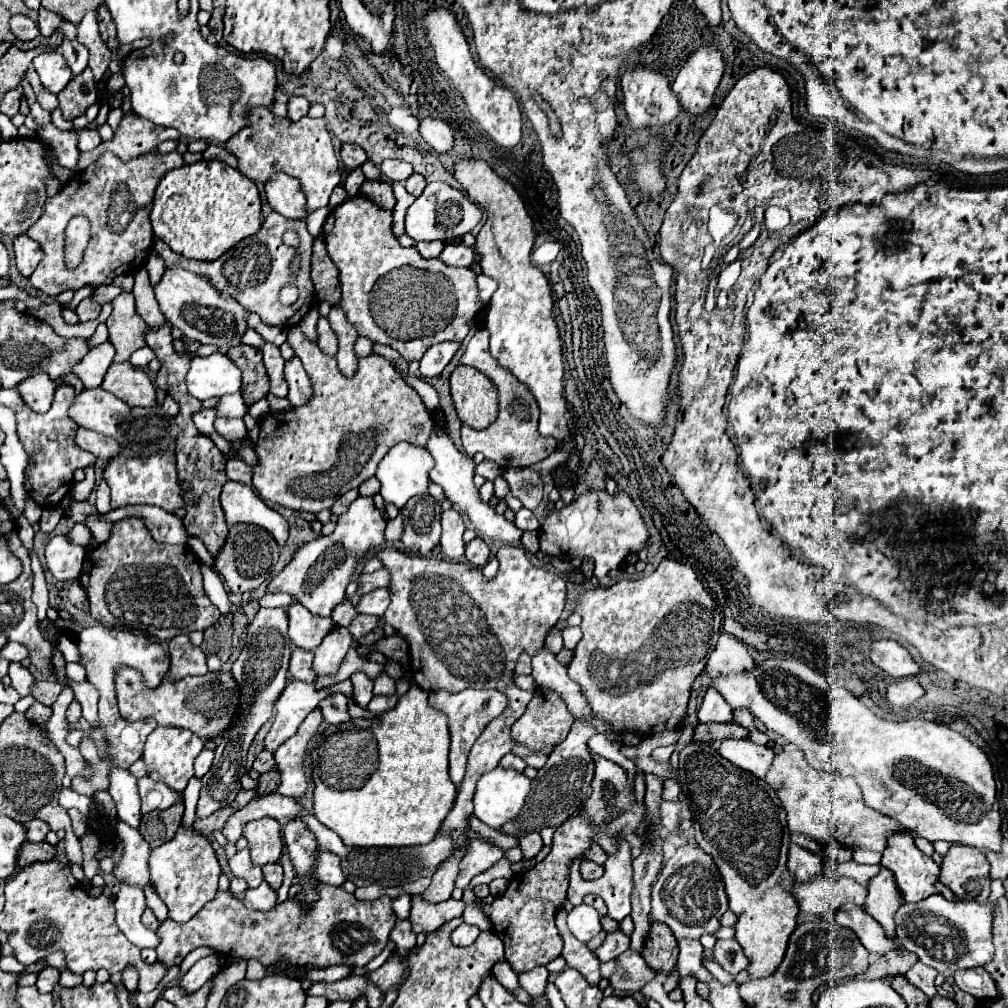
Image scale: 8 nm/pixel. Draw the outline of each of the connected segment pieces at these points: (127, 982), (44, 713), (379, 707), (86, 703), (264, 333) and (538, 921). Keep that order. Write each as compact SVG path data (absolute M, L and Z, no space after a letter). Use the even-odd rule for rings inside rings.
M127 967L122 973L122 981L128 992L135 991L139 980L139 973L134 967Z
M35 703L27 713L25 713L31 721L35 723L41 723L41 721L47 721L51 717L51 707L45 707L41 703Z
M396 694L388 697L383 695L373 696L367 709L373 713L382 714L393 709L397 704L397 701L398 696Z
M67 677L67 685L73 689L73 693L75 693L75 701L81 703L83 717L85 717L87 721L95 721L95 717L97 717L99 691L97 691L89 681L77 683L77 681L73 681L73 679L69 679L69 677Z
M251 313L249 321L251 321L251 329L255 329L267 343L273 343L273 345L279 347L281 343L287 341L287 329L285 327L269 327L255 313Z
M595 755L593 759L595 759L593 793L583 803L583 811L575 817L569 817L555 831L551 853L541 863L537 863L531 871L521 873L521 877L513 877L507 891L501 897L497 897L491 905L481 907L483 913L493 923L493 933L501 937L505 945L505 957L515 969L515 973L531 971L533 967L547 965L549 961L559 957L563 949L563 941L555 929L555 909L557 909L557 895L567 895L567 867L575 857L581 857L585 861L597 825L609 823L627 807L635 805L625 771L613 761L607 761L599 755Z

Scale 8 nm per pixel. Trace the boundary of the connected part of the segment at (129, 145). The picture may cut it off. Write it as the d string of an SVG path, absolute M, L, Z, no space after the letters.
M129 111L123 115L123 121L119 123L119 127L115 129L109 141L101 141L97 149L81 153L79 171L87 169L87 165L91 165L103 151L113 151L119 159L129 161L137 155L153 151L165 139L179 139L179 133L171 127L155 125Z

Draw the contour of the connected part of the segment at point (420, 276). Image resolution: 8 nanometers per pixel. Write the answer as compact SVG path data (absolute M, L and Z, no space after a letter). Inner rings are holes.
M349 197L329 213L323 227L323 239L331 261L339 269L339 283L343 291L339 305L361 337L399 351L405 361L419 361L431 345L443 341L463 341L471 331L473 317L481 309L475 281L477 275L467 267L449 269L439 259L423 259L417 249L401 247L391 233L391 211L377 207L367 197Z

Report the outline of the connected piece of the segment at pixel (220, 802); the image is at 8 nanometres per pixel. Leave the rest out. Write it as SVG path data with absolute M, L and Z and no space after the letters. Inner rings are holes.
M259 609L255 619L249 623L245 633L245 645L237 661L233 663L233 677L241 687L243 703L241 715L235 719L235 725L223 733L217 741L215 749L215 761L209 769L209 773L201 779L201 799L197 805L197 817L209 817L221 807L227 807L235 795L239 793L239 777L247 773L245 759L247 749L255 737L255 733L261 729L261 725L273 715L273 703L281 695L283 687L287 685L287 669L289 669L289 657L291 657L291 639L287 635L287 609Z

